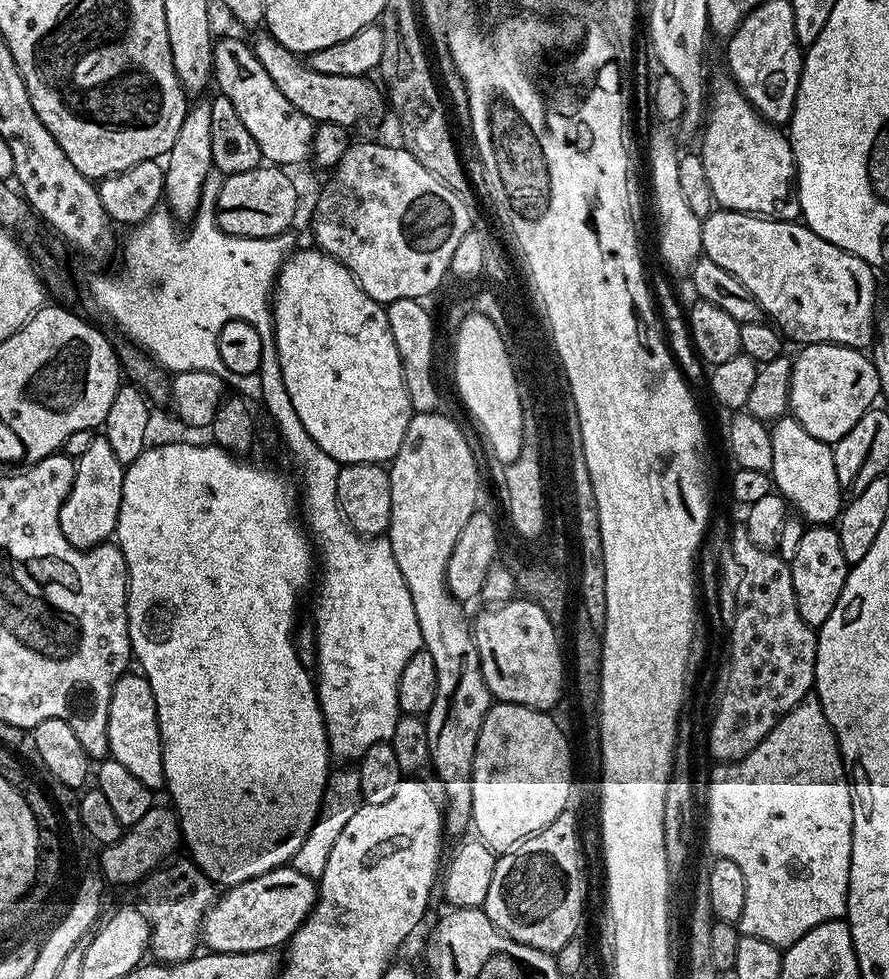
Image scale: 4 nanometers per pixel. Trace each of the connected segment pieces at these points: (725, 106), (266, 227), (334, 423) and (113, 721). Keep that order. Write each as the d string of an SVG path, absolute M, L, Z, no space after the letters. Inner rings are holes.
M730 78L724 80L712 80L710 84L710 107L706 112L706 119L702 124L702 131L699 133L700 148L698 147L698 155L702 158L702 166L706 166L706 178L710 182L710 190L714 190L714 198L716 204L721 209L729 212L750 212L757 216L766 216L769 220L791 220L793 222L801 219L800 215L800 194L796 191L796 159L792 153L792 141L787 135L784 136L779 127L763 120L757 112L750 106L750 102L740 93L740 88Z
M261 164L242 174L224 176L216 196L216 221L222 231L242 238L274 237L289 231L298 210L298 190L285 172L277 165Z
M315 246L303 248L293 252L280 267L270 300L286 393L306 433L341 466L391 462L402 446L402 438L406 438L406 426L410 426L414 413L410 394L406 394L398 346L394 346L394 334L390 334L388 309L364 293L345 264Z
M129 670L118 678L114 690L110 694L110 718L108 719L108 751L111 759L122 762L138 782L142 782L153 790L163 789L164 763L162 762L162 738L158 730L158 710L154 702L154 690L150 690L150 682L136 670Z

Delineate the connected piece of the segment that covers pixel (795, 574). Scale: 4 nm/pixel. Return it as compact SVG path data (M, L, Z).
M826 524L805 527L790 567L798 614L802 614L813 630L819 630L826 618L830 618L830 610L834 610L834 602L838 602L838 594L842 594L842 586L848 577L850 565L842 554L839 531Z

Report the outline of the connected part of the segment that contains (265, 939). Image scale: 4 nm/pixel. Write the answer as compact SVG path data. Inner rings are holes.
M290 866L275 868L258 878L233 884L221 891L209 906L200 927L200 939L208 952L250 954L270 952L287 945L316 905L317 881L298 874Z

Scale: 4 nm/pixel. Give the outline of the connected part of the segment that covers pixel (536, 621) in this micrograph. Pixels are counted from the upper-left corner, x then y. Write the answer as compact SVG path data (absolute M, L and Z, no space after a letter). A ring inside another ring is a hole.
M513 598L507 604L485 608L488 609L480 617L475 617L472 637L476 639L482 678L489 692L497 701L506 704L552 710L564 692L564 660L560 657L560 640L556 637L554 620L543 612L542 606L529 598Z

